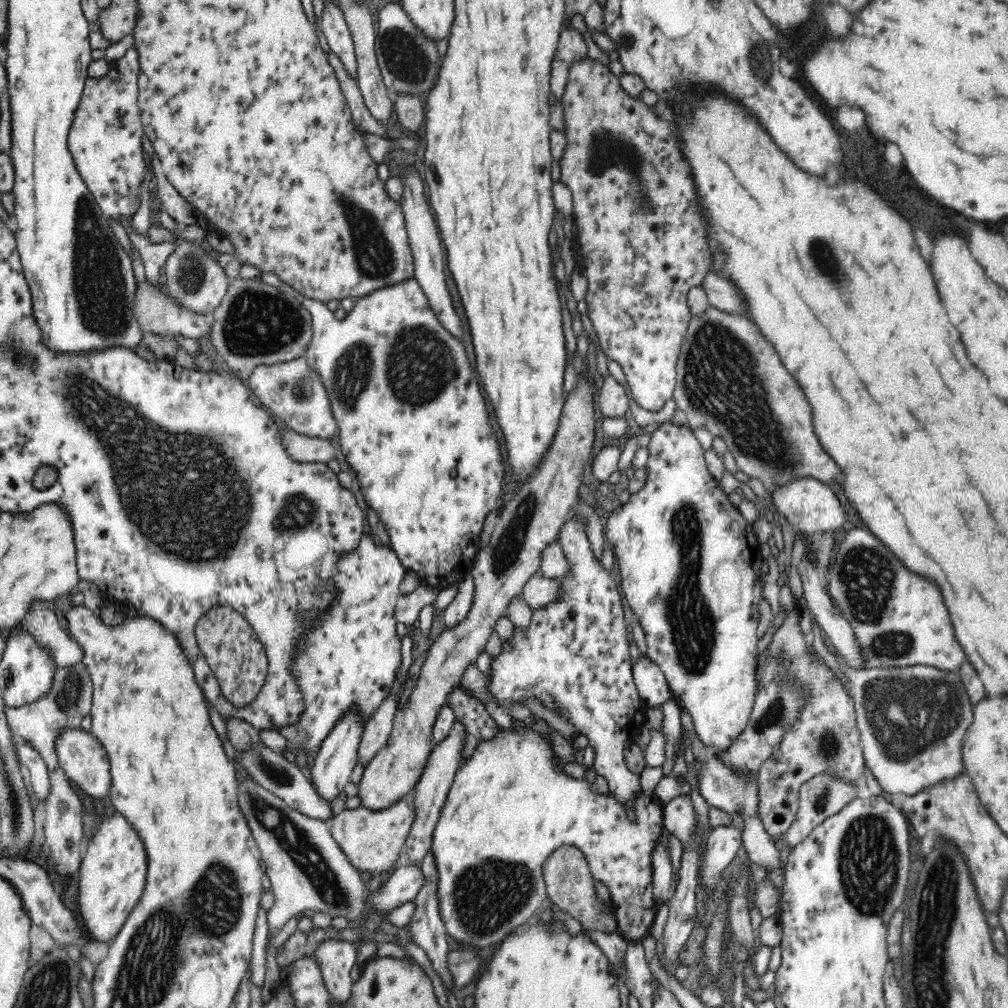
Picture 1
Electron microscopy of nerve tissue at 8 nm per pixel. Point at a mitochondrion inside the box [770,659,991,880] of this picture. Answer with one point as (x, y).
(907, 714)

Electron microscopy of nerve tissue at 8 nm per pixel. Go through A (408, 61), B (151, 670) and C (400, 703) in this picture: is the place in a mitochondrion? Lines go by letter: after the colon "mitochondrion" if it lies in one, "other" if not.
A: mitochondrion
B: other
C: other

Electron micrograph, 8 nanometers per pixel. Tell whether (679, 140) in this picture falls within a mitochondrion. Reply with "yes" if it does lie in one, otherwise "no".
no

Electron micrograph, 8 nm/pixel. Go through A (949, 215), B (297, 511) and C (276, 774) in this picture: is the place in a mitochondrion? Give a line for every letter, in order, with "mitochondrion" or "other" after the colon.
A: other
B: mitochondrion
C: mitochondrion

